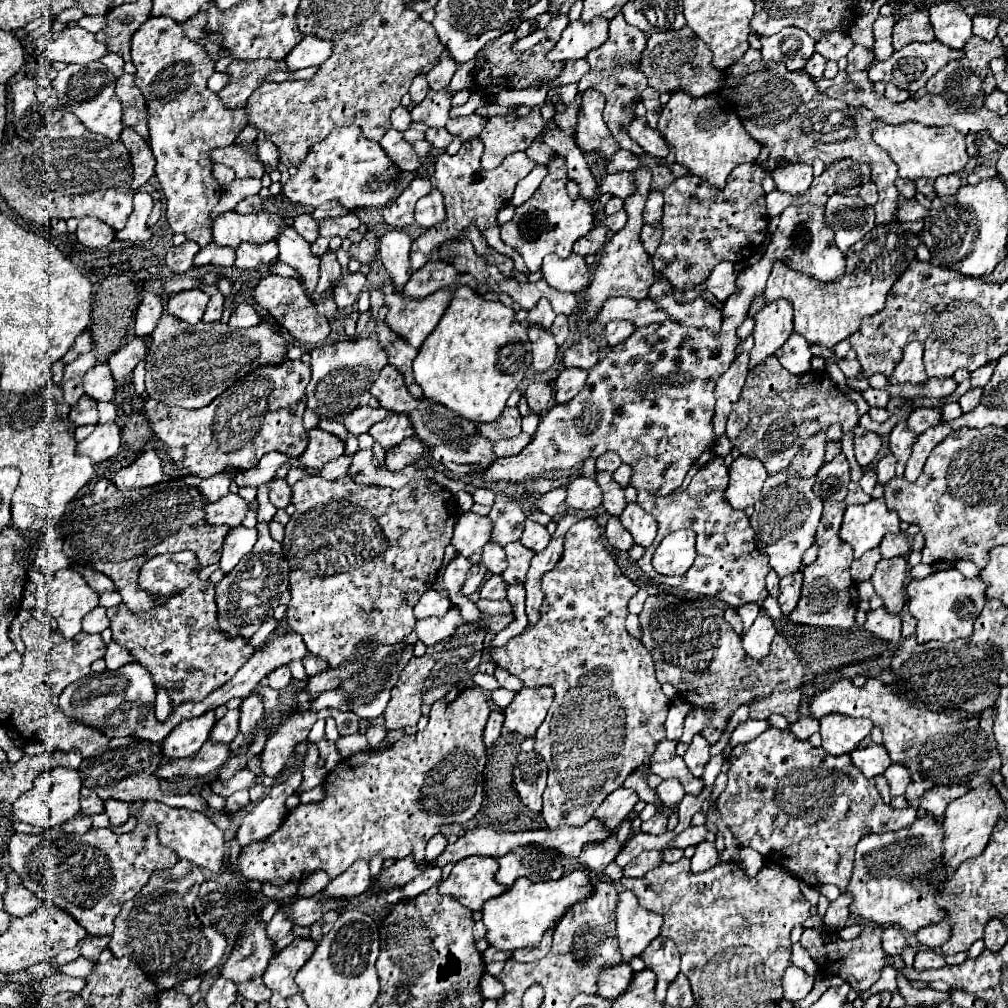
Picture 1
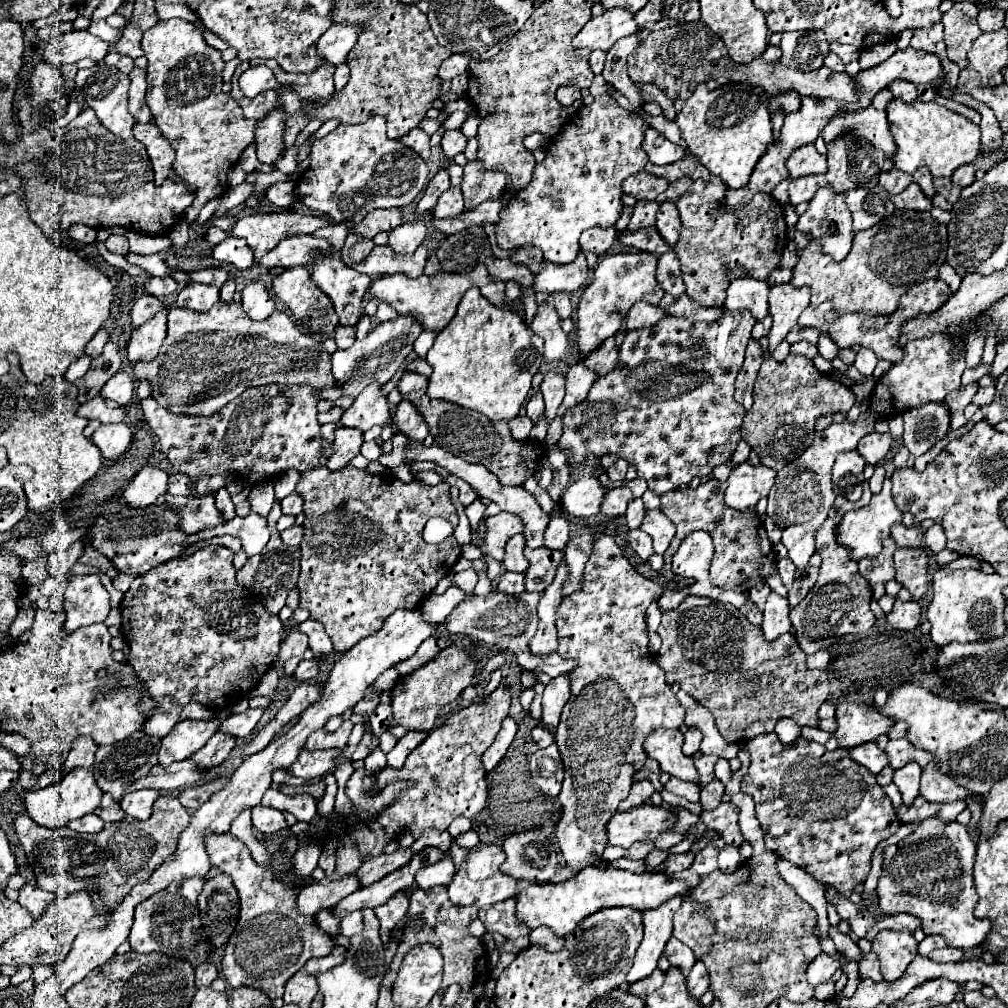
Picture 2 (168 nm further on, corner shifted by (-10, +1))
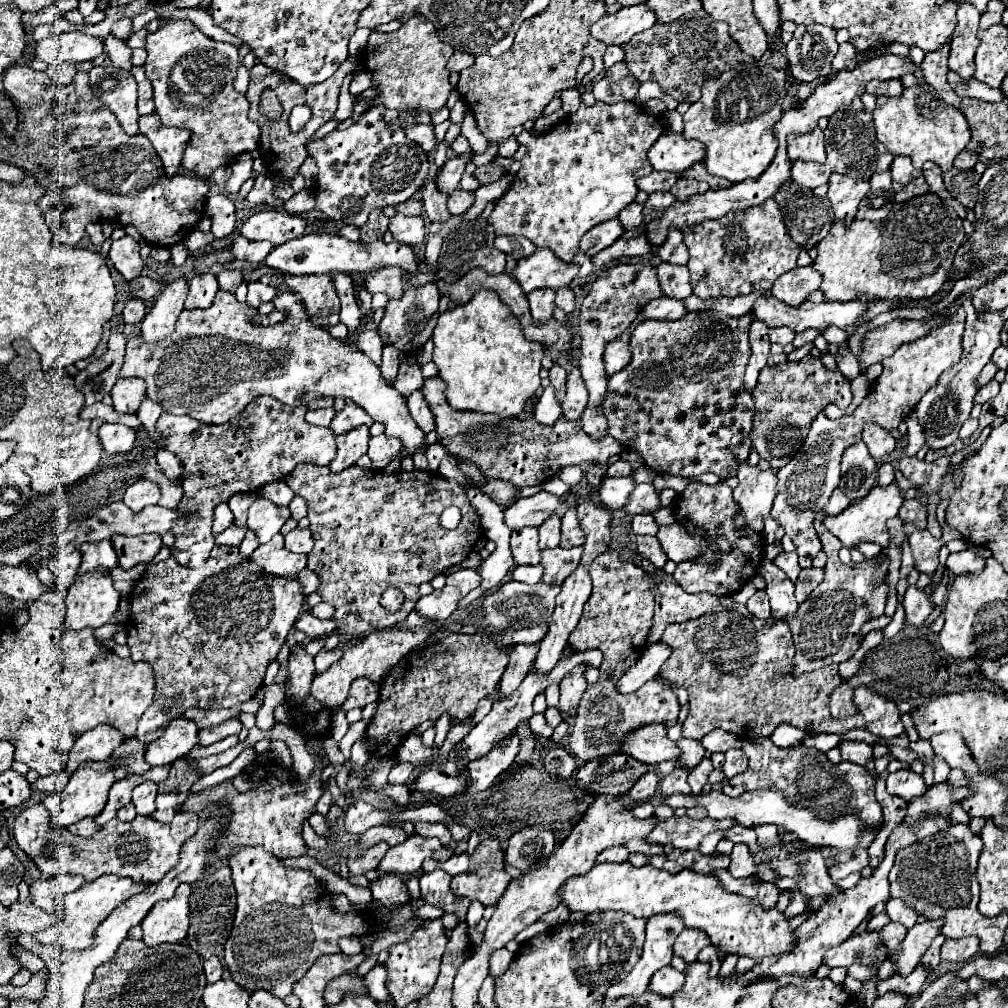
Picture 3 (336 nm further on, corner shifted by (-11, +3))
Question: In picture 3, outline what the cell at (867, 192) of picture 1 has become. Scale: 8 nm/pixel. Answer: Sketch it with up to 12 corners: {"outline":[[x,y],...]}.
{"outline":[[894,157],[892,179],[908,183],[922,175],[908,157]]}

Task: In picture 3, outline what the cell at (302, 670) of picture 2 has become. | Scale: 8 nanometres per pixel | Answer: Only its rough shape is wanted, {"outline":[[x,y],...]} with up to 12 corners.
{"outline":[[322,649],[316,659],[316,673],[340,661],[342,649]]}

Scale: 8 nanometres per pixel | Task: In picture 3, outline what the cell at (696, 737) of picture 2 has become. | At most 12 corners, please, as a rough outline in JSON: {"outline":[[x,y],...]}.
{"outline":[[678,739],[676,767],[692,771],[704,759],[704,747],[694,739]]}

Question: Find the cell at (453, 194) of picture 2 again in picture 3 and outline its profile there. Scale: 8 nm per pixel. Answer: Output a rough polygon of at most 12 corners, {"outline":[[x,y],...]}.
{"outline":[[454,189],[448,197],[448,211],[462,215],[472,207],[472,191]]}

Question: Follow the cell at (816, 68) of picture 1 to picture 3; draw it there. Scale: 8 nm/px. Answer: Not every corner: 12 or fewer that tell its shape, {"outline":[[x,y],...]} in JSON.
{"outline":[[842,43],[832,69],[846,71],[858,65],[858,51]]}

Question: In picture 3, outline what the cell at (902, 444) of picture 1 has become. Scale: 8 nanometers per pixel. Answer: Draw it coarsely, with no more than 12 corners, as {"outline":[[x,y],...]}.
{"outline":[[967,295],[962,355],[916,407],[926,445],[944,449],[970,417],[976,379],[1000,345],[1002,313]]}

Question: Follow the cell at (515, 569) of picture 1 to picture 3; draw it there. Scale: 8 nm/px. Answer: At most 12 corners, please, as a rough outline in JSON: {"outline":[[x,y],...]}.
{"outline":[[584,547],[542,551],[544,583],[562,583]]}

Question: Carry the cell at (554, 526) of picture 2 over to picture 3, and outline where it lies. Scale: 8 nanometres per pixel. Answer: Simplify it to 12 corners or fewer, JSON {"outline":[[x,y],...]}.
{"outline":[[576,509],[562,517],[560,547],[584,545],[584,533]]}

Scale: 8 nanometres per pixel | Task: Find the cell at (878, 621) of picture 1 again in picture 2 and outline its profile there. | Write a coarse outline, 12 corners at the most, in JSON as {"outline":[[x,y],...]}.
{"outline":[[895,601],[887,623],[901,631],[915,631],[921,605]]}

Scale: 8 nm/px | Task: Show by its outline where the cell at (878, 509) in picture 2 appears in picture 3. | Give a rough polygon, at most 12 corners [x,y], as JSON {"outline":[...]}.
{"outline":[[896,483],[876,485],[824,525],[846,547],[888,547],[886,521],[904,503]]}

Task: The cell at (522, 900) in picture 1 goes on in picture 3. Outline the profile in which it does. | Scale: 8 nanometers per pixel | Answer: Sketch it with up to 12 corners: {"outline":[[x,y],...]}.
{"outline":[[602,863],[560,893],[570,911],[678,913],[716,951],[790,953],[776,905],[712,873]]}

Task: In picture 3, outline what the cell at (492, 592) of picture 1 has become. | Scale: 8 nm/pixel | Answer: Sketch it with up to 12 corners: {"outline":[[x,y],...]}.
{"outline":[[518,565],[512,579],[538,583],[544,573],[542,565]]}

